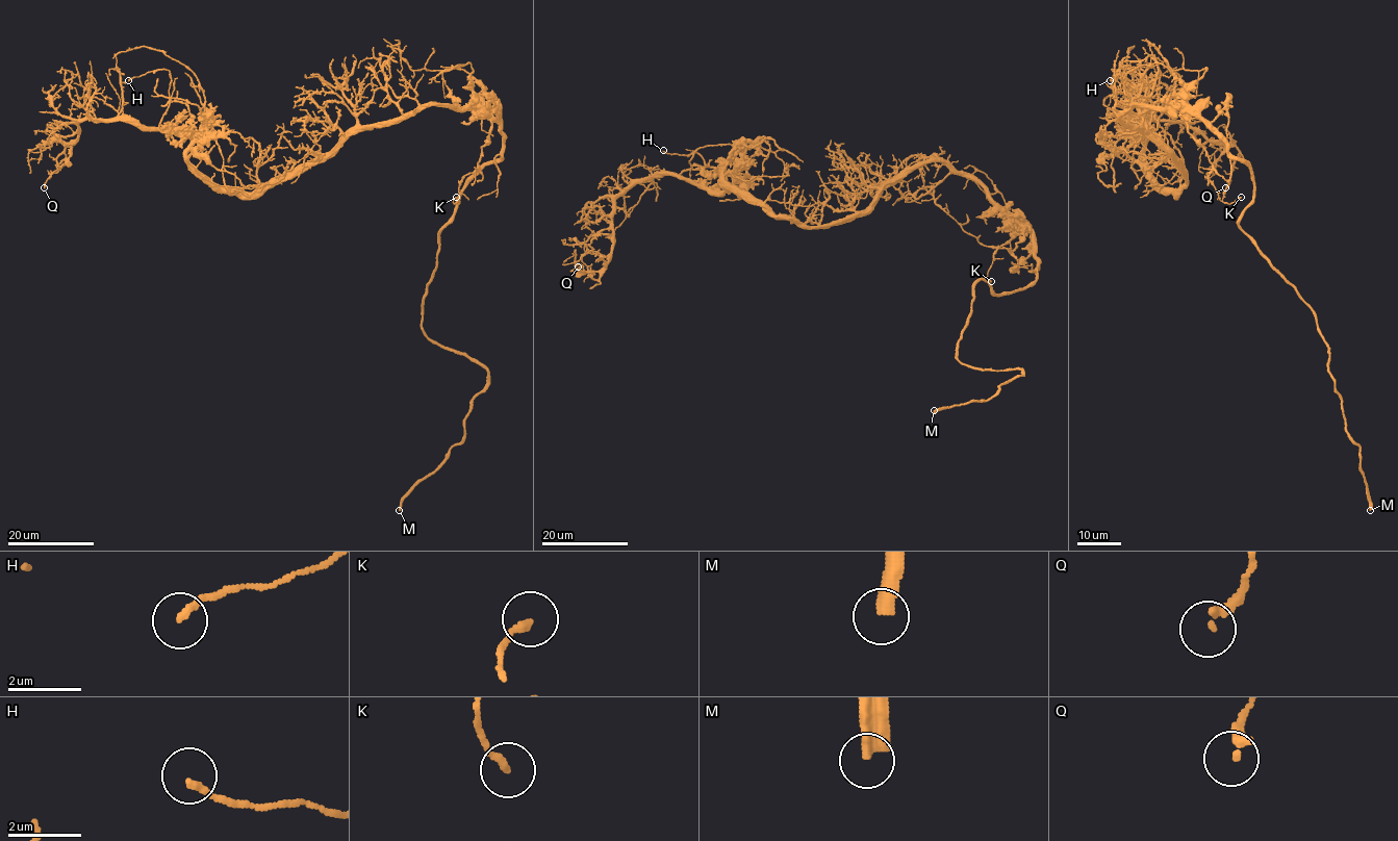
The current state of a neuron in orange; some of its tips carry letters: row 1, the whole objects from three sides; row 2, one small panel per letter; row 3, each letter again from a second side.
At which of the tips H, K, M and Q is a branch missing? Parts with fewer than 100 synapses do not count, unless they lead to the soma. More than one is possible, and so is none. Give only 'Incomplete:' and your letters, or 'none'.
Incomplete: M

